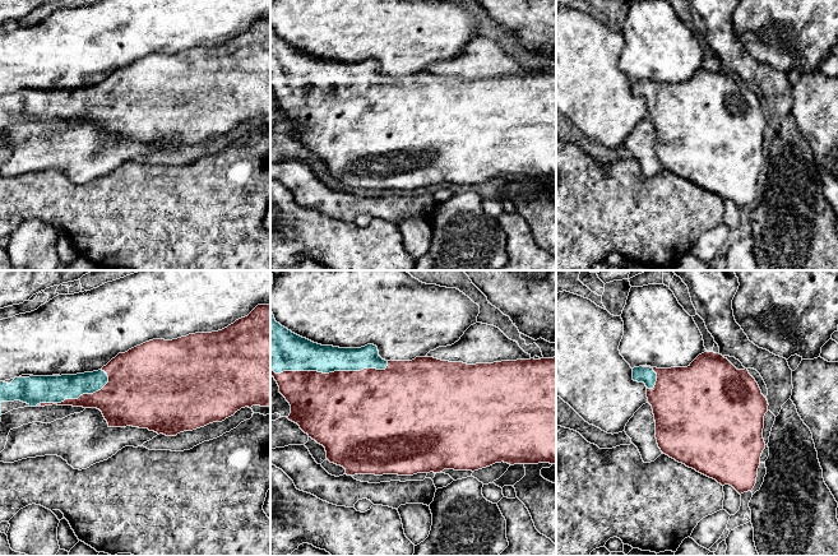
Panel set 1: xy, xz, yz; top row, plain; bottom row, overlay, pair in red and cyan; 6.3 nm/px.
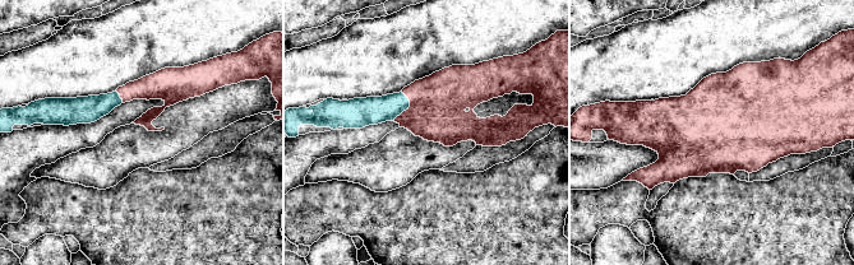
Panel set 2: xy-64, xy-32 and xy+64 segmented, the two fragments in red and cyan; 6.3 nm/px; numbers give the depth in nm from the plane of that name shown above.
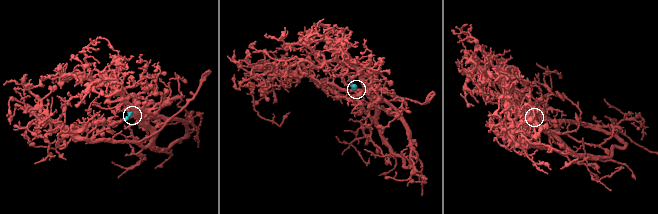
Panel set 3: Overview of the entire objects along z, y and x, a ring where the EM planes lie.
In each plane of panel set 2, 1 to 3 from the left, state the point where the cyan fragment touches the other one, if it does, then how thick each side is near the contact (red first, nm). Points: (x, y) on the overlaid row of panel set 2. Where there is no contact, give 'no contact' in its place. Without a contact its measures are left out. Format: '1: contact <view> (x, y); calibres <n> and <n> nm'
1: contact xy-64 (120, 97); calibres 170 and 180 nm
2: contact xy-32 (409, 107); calibres 360 and 180 nm
3: no contact

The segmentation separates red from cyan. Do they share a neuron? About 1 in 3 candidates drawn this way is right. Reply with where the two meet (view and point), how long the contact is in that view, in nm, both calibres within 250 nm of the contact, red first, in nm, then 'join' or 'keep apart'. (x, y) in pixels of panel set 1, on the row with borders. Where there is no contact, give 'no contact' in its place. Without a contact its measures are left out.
contact xz (330, 373); length 750 nm; calibres 500 and 220 nm; join

